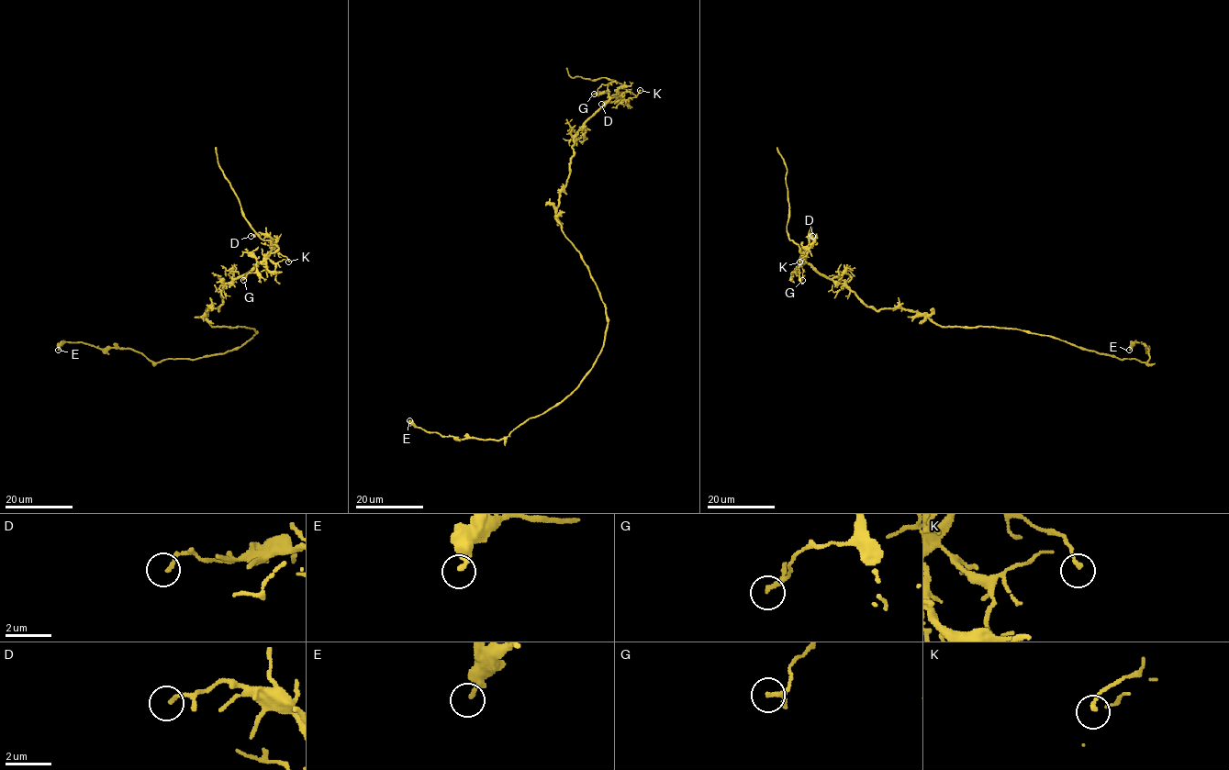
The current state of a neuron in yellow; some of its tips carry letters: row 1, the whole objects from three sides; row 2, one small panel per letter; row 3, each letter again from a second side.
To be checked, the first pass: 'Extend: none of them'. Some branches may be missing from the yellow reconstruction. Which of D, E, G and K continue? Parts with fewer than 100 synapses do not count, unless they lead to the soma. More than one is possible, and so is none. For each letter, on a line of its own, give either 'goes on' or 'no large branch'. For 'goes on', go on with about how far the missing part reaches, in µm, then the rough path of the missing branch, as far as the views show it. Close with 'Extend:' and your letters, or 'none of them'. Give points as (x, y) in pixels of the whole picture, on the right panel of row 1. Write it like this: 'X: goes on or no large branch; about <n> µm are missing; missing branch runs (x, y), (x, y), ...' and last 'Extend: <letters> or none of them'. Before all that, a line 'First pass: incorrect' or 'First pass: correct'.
First pass: correct
D: no large branch
E: no large branch
G: no large branch
K: no large branch
Extend: none of them

